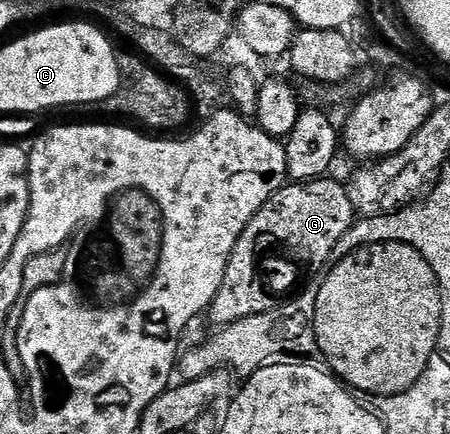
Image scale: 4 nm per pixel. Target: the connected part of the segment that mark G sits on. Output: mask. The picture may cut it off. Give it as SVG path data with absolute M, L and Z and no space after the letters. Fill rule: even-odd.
M322 176L313 181L294 181L284 185L270 196L266 205L250 220L230 254L222 286L207 310L207 317L215 324L214 327L226 327L241 319L275 309L279 305L296 303L302 297L300 294L309 286L309 278L305 274L320 275L326 269L327 263L334 257L333 249L337 242L355 223L354 204L349 197L346 183L336 182L331 177ZM263 255L265 285L257 282L259 260ZM289 262L297 262L297 270L301 274L281 274L281 270L288 268Z

